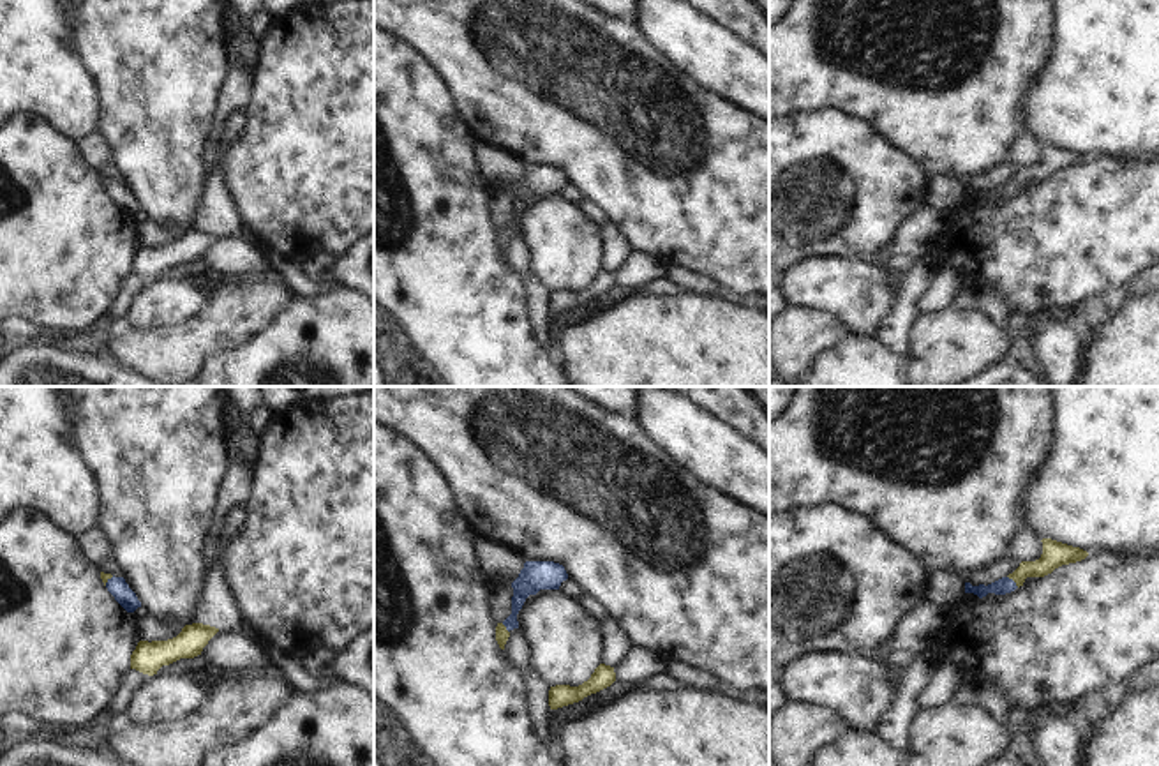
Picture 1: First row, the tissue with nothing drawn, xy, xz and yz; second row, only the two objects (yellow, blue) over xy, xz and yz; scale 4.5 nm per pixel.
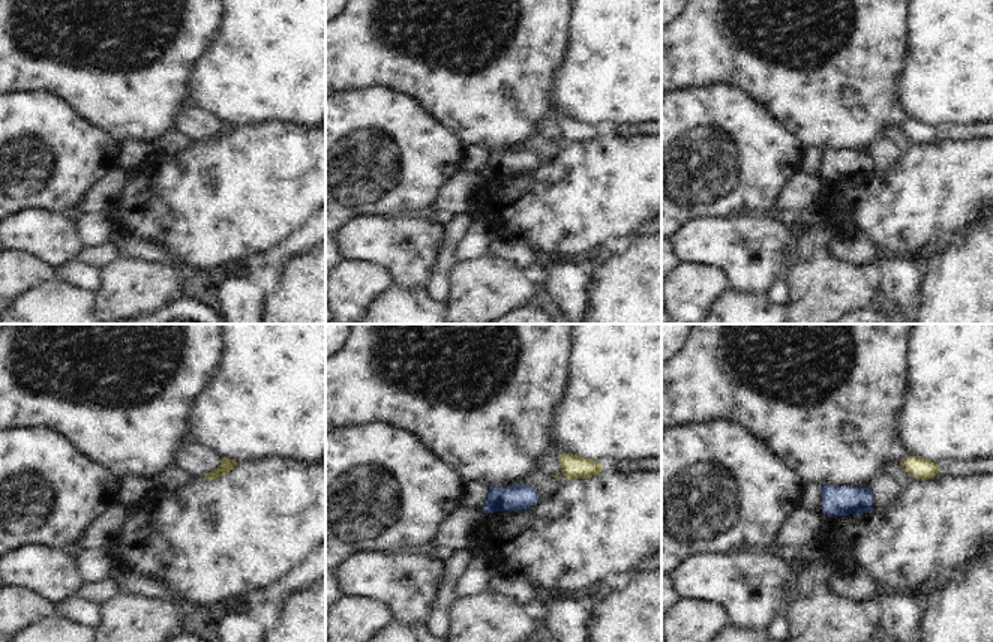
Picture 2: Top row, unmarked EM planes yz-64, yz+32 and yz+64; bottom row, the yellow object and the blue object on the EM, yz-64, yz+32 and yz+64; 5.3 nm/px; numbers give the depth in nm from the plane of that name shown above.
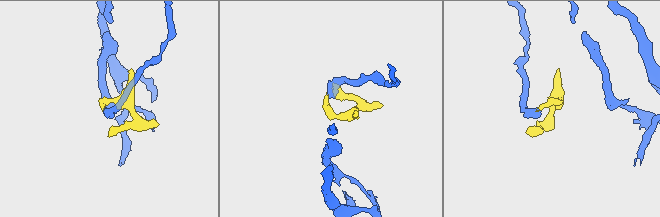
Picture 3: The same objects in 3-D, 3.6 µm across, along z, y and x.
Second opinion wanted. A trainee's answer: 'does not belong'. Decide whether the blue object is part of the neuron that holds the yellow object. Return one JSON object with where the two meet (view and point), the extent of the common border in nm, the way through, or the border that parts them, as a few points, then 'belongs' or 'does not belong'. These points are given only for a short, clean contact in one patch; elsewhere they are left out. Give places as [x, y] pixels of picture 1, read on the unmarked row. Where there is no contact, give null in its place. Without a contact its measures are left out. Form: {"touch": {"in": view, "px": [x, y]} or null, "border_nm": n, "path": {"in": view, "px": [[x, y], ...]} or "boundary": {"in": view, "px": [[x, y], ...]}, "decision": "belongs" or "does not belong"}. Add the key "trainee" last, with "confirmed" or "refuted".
{"touch": {"in": "yz", "px": [1013, 184]}, "border_nm": 80, "path": {"in": "yz", "px": [[1055, 159], [1013, 184], [1004, 189]]}, "decision": "belongs", "trainee": "refuted"}

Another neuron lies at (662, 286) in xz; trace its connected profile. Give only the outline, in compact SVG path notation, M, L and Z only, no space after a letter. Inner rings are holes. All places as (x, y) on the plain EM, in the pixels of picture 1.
M665 275L651 279L647 284L647 295L651 297L679 297L684 293L683 288L670 282Z

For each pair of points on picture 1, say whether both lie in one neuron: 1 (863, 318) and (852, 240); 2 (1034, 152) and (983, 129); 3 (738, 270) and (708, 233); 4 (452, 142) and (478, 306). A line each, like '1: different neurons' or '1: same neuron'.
1: different neurons
2: different neurons
3: same neuron
4: same neuron

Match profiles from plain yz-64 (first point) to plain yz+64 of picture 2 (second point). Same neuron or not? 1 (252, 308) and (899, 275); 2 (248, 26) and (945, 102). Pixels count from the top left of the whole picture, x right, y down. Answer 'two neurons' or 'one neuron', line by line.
1: one neuron
2: one neuron

